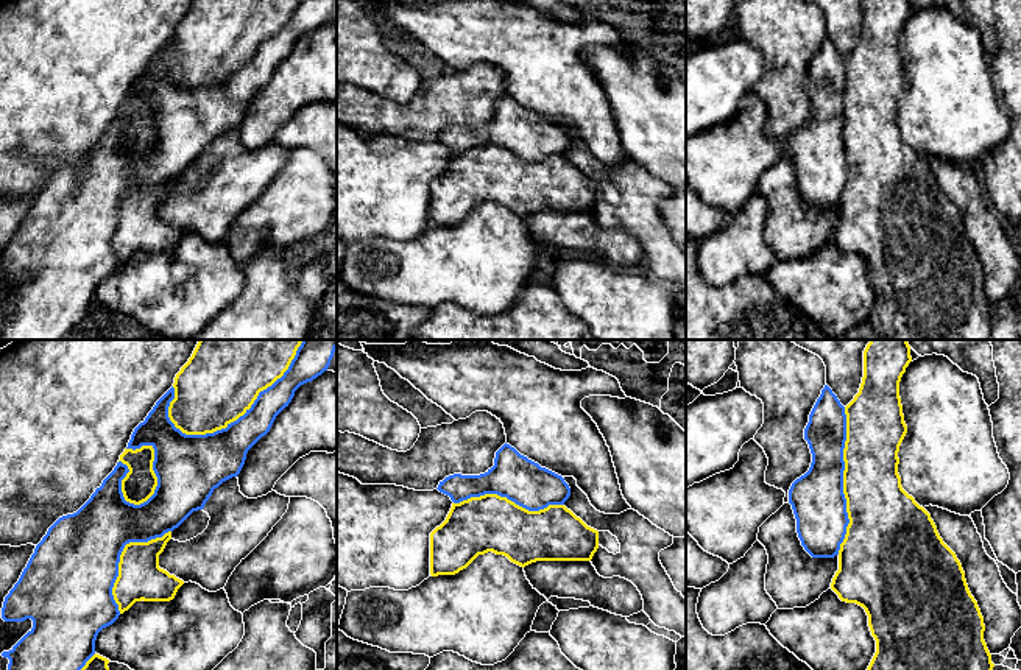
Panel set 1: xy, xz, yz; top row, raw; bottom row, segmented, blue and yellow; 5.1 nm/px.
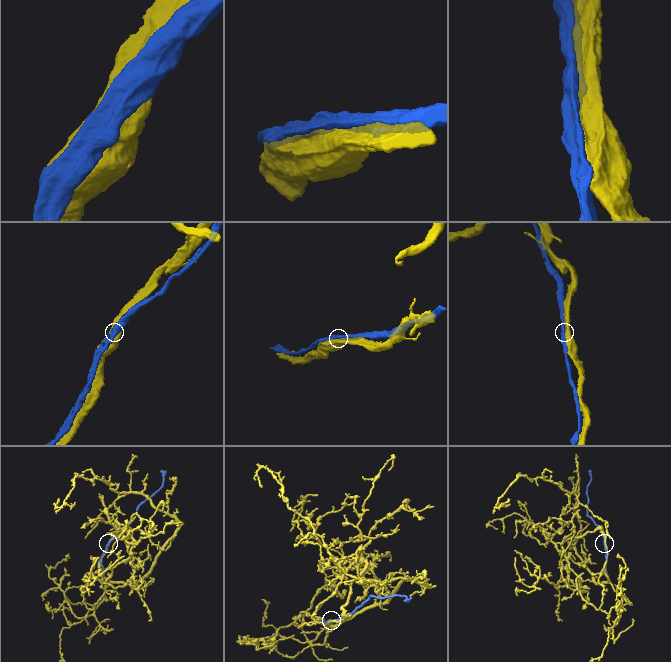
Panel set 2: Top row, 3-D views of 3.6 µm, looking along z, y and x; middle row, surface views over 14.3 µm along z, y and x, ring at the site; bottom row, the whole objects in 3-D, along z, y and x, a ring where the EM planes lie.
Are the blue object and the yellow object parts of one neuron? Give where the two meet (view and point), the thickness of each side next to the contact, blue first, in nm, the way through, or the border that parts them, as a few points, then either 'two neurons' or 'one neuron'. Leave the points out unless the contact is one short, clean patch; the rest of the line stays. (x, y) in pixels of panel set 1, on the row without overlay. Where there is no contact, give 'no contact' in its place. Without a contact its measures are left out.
xy (240, 67) | 260/400 nm | two neurons

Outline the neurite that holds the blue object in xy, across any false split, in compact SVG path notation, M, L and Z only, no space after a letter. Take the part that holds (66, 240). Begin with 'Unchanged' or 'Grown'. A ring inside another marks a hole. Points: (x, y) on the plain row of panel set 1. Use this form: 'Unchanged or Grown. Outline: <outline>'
Unchanged. Outline: M298 0L284 26L260 42L243 67L214 84L185 86L175 78L168 69L168 58L175 50L173 37L156 53L145 72L134 79L126 98L154 100L153 122L157 128L154 145L140 156L126 153L122 131L129 120L118 112L76 164L59 168L48 179L3 252L5 273L31 270L33 279L9 302L2 304L9 315L0 340L70 340L73 327L95 305L98 284L120 266L112 238L125 196L162 189L193 162L203 160L215 139L240 125L248 101L270 83L295 42L327 22L334 3L335 0Z

